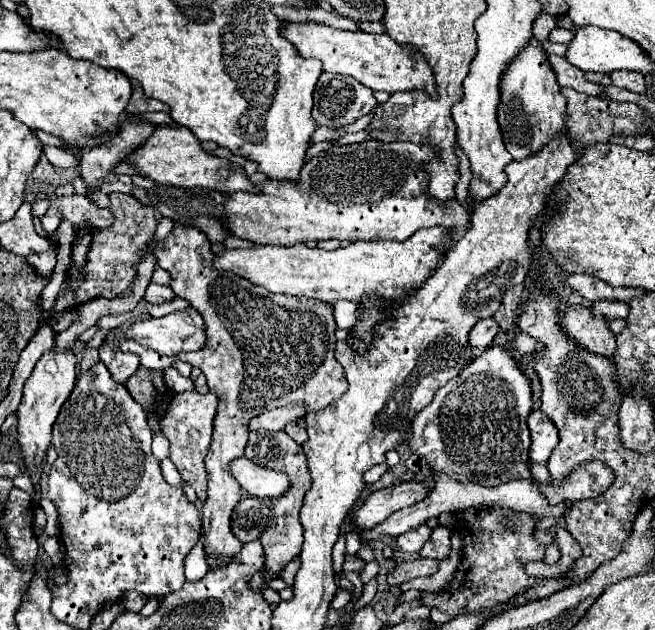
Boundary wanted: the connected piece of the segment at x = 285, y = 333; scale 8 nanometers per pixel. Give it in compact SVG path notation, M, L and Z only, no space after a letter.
M174 227L172 233L160 243L156 249L156 259L162 269L166 269L172 275L170 287L178 297L184 297L190 301L190 305L202 313L206 321L206 335L208 345L202 351L196 353L182 353L174 357L162 357L151 349L142 347L132 339L123 340L120 349L140 355L140 363L148 369L168 369L176 361L186 361L194 367L200 367L202 373L208 379L208 387L212 393L218 395L218 415L214 421L214 435L212 445L206 455L206 471L208 471L208 499L202 507L202 529L204 529L204 549L210 553L208 565L216 567L220 563L226 563L232 555L236 555L242 549L240 539L232 533L230 517L234 507L238 505L240 497L240 483L230 473L230 463L244 455L244 447L248 443L248 421L262 411L284 407L288 403L304 401L308 405L308 411L324 409L332 401L338 401L346 389L348 381L344 377L342 365L334 359L334 347L336 347L336 321L334 321L334 307L330 303L312 301L308 297L288 297L288 295L274 295L266 291L260 285L252 285L248 279L238 277L234 273L220 273L214 269L214 251L208 237L198 227Z

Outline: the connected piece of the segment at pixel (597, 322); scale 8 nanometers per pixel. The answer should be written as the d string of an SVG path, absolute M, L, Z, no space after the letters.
M590 303L566 305L564 329L574 341L592 353L612 357L616 351L616 335L610 331L606 317L596 317Z

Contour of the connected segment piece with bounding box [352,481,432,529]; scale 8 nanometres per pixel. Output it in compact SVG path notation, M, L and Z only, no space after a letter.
M424 481L398 483L394 487L374 491L364 505L352 511L352 517L358 529L374 529L384 519L388 519L394 511L416 505L422 499L426 499L430 493L432 489Z

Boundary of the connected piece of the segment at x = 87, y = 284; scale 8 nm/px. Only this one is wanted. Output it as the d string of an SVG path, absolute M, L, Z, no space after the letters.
M110 193L110 211L114 213L116 221L114 225L110 225L108 229L96 229L96 241L92 241L92 253L88 253L88 281L84 281L84 285L76 291L76 293L68 293L68 281L64 281L62 285L62 293L58 293L54 311L66 311L74 305L86 303L94 297L106 297L106 299L114 299L126 291L132 289L132 285L136 283L136 267L140 263L140 249L144 249L144 245L150 243L156 225L162 221L162 215L156 213L154 207L146 207L142 205L134 195L130 193Z

